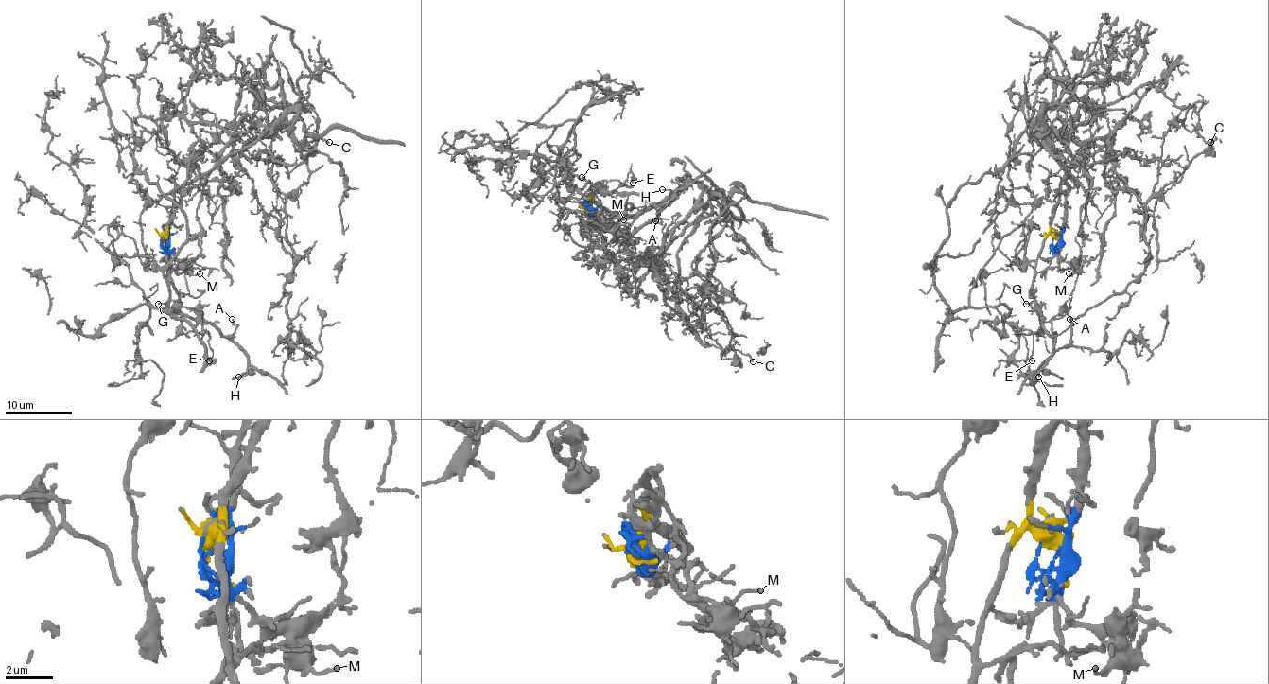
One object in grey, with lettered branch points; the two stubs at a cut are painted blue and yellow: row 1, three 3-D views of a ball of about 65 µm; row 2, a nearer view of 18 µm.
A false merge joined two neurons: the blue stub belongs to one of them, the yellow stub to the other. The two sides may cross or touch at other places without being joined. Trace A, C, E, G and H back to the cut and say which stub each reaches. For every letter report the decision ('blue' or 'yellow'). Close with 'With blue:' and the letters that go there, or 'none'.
A: yellow
C: blue
E: yellow
G: yellow
H: yellow
With blue: C

